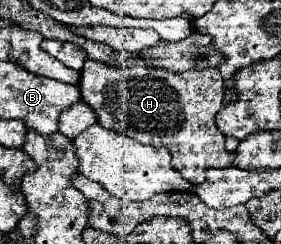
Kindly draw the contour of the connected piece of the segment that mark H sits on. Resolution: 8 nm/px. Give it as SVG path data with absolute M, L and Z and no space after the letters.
M85 60L79 88L83 102L93 108L103 128L121 132L141 144L165 146L173 158L171 166L191 184L205 182L209 168L233 166L235 162L237 154L225 148L225 136L215 126L215 114L223 100L219 68L175 74L165 68L125 68Z

